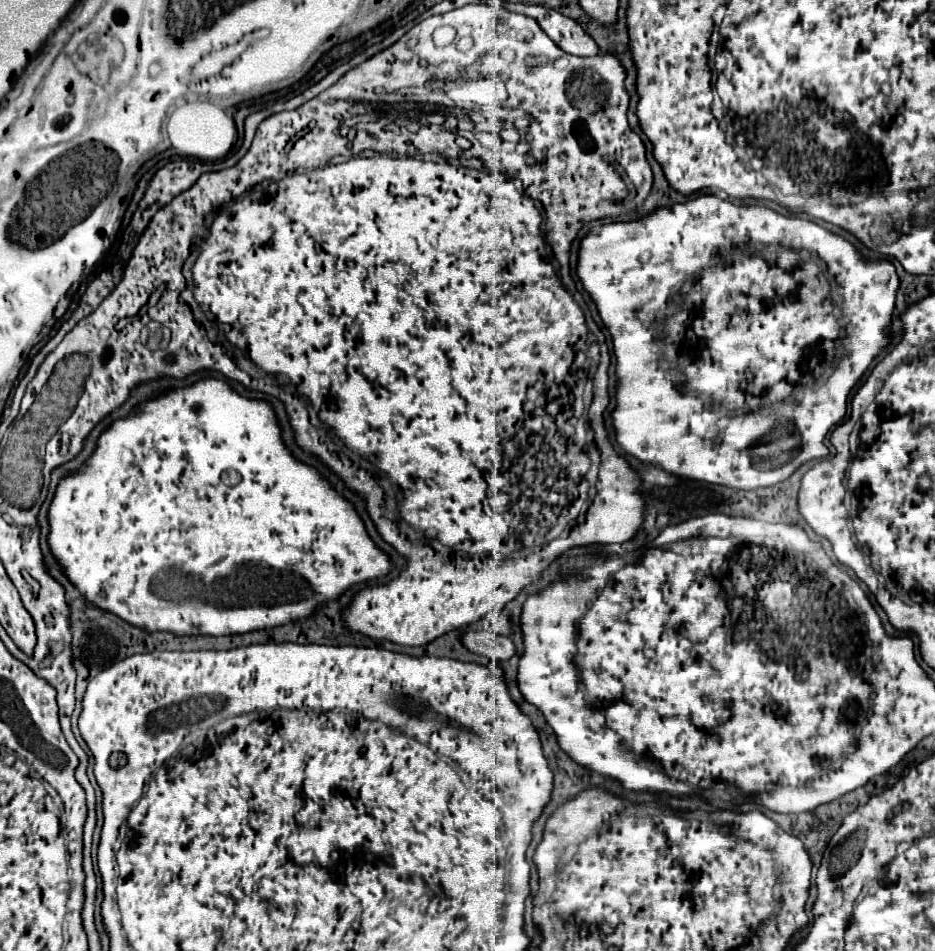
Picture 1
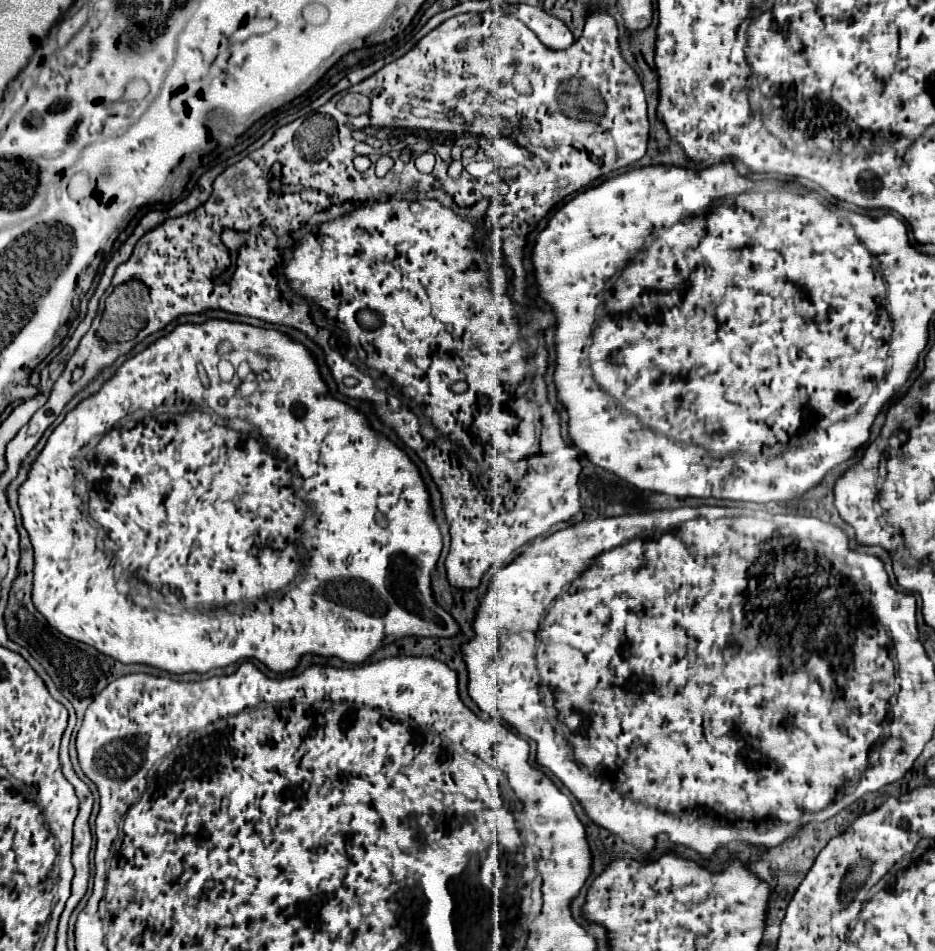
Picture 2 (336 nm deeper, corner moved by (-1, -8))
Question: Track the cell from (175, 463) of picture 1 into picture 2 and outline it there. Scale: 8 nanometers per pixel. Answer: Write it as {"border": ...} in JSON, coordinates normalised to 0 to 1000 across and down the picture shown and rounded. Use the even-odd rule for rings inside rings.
{"border":[[[222,336],[214,343],[207,343],[207,341],[188,343],[180,353],[167,358],[154,370],[137,376],[128,385],[124,395],[107,408],[105,414],[101,414],[98,419],[92,419],[90,423],[86,423],[79,431],[75,431],[71,435],[71,440],[53,456],[49,471],[43,475],[43,479],[34,488],[30,505],[21,511],[19,519],[21,519],[19,528],[21,528],[24,549],[32,562],[32,570],[36,574],[36,587],[39,587],[36,620],[34,620],[36,637],[56,656],[56,660],[60,660],[68,669],[86,673],[90,677],[96,677],[105,686],[113,686],[113,690],[120,690],[122,694],[128,694],[133,698],[150,696],[150,698],[171,702],[175,707],[197,709],[197,707],[222,707],[227,702],[240,702],[255,694],[272,692],[272,694],[278,694],[280,698],[284,698],[293,707],[308,707],[319,698],[321,690],[325,690],[325,688],[359,690],[368,696],[385,698],[402,681],[406,681],[409,677],[421,675],[424,671],[430,671],[430,669],[483,671],[483,669],[492,667],[488,652],[473,639],[466,639],[464,629],[462,629],[460,604],[466,597],[466,591],[471,587],[473,564],[471,564],[468,551],[462,545],[458,517],[449,503],[447,492],[439,486],[439,482],[434,479],[432,473],[428,473],[426,469],[421,469],[419,465],[409,461],[404,454],[400,454],[385,433],[370,427],[368,423],[353,419],[349,404],[344,402],[344,397],[340,393],[340,385],[338,385],[334,372],[323,362],[312,360],[308,353],[304,353],[295,347],[284,347],[284,345],[263,343],[263,341],[248,341],[248,339],[240,339],[240,336]],[[240,358],[244,358],[248,362],[248,368],[244,372],[233,370],[235,360],[240,360]],[[235,379],[246,379],[250,383],[250,387],[255,387],[259,381],[265,381],[267,389],[270,389],[267,402],[276,404],[274,412],[270,412],[263,419],[252,419],[250,408],[246,404],[237,404],[233,400],[231,383]],[[190,423],[197,423],[197,425],[205,423],[205,427],[212,431],[205,431],[201,427],[201,431],[197,435],[190,435],[184,440],[180,435],[165,435],[171,427],[175,427],[175,425],[186,427]],[[220,433],[227,433],[231,437],[231,442],[255,440],[255,442],[270,446],[272,458],[282,461],[284,469],[289,469],[293,475],[299,475],[299,482],[304,482],[306,488],[310,488],[314,492],[314,501],[306,494],[304,486],[299,486],[295,479],[280,473],[278,463],[274,463],[272,458],[248,456],[248,452],[229,446],[225,435],[220,435]],[[96,463],[107,463],[107,465],[103,469],[101,488],[94,488],[92,503],[96,507],[105,509],[105,515],[101,519],[103,524],[96,522],[93,530],[89,531],[88,522],[82,517],[83,495],[79,498],[79,494],[81,494],[81,486],[86,482],[86,471],[90,471]],[[323,528],[327,530],[327,536],[336,538],[336,543],[340,547],[338,562],[334,566],[327,559],[323,559],[323,564],[319,559],[319,551],[323,549],[323,538],[325,538]],[[402,540],[409,540],[413,545],[413,553],[402,551]],[[107,555],[113,557],[113,566],[111,566],[113,576],[109,576],[111,580],[105,576]],[[325,585],[329,585],[332,591],[329,591],[329,595],[323,597],[323,604],[319,606],[319,589],[323,589],[323,593],[325,593]],[[124,591],[130,595],[130,604],[141,606],[141,612],[143,612],[141,623],[128,625],[124,620],[124,597],[122,597]]]}

